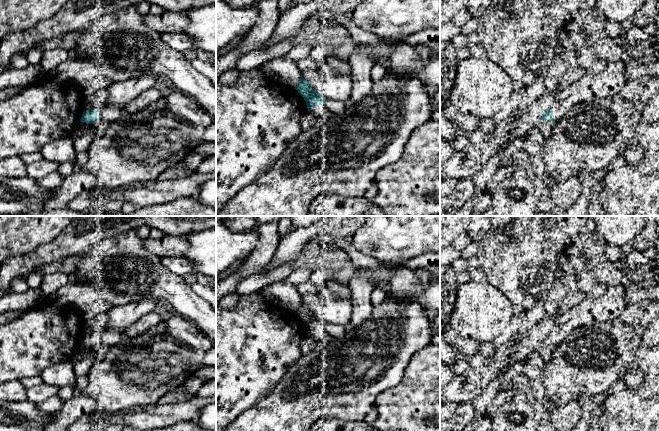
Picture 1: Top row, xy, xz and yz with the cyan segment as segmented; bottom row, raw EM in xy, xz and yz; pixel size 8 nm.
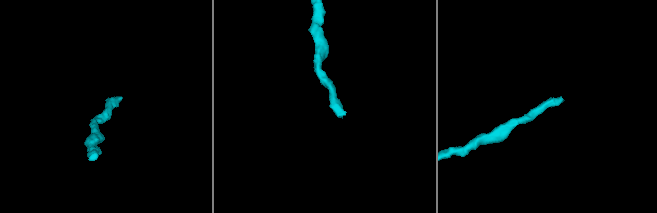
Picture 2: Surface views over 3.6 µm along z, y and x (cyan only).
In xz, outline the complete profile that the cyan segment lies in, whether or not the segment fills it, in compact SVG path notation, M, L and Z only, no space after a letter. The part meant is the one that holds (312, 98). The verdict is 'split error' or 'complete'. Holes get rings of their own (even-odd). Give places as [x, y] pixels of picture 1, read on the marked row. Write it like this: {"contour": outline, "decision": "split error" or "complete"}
{"contour": "M302 78L294 89L304 98L307 108L316 113L317 120L327 122L331 119L332 112L325 105L326 99L312 87L310 82Z", "decision": "split error"}

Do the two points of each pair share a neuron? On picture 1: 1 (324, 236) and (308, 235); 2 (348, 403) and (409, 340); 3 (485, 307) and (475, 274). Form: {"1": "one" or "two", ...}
{"1": "one", "2": "one", "3": "two"}

